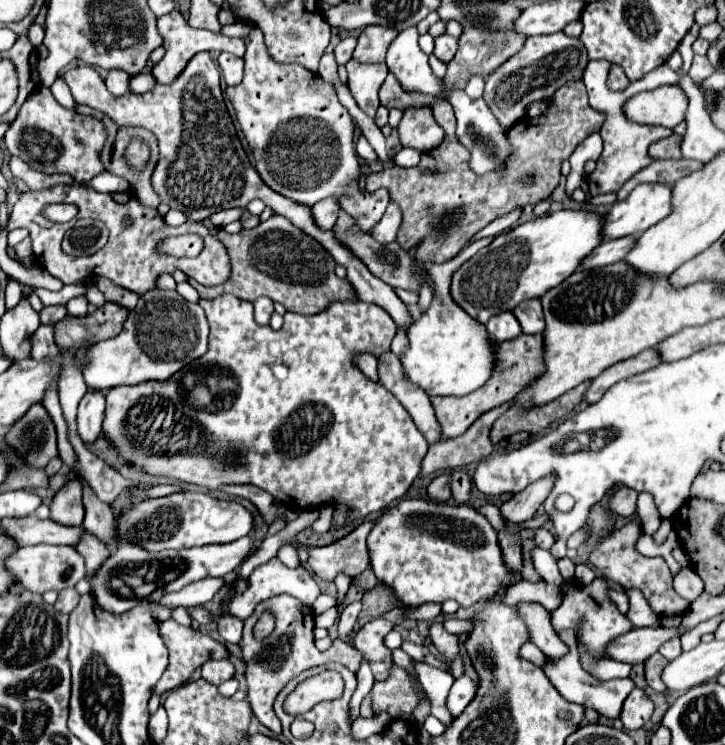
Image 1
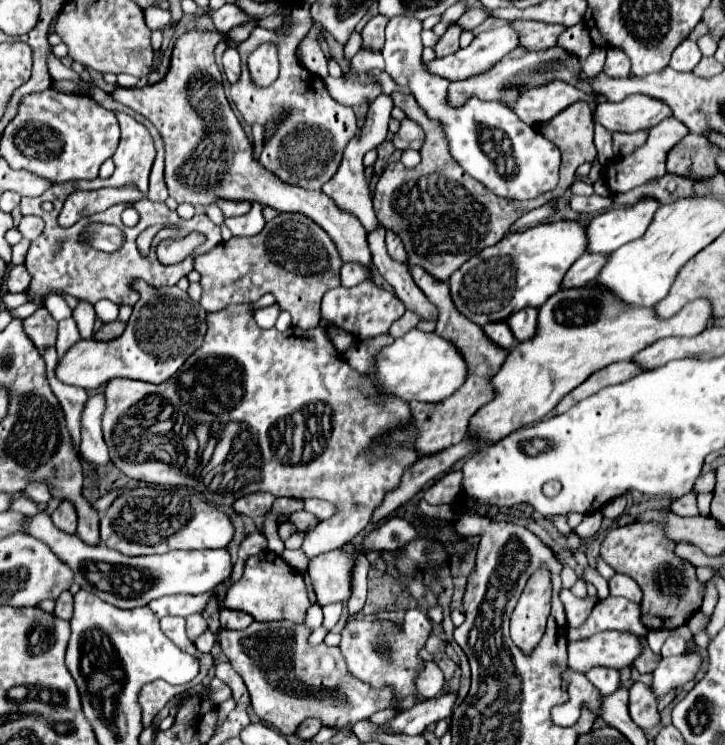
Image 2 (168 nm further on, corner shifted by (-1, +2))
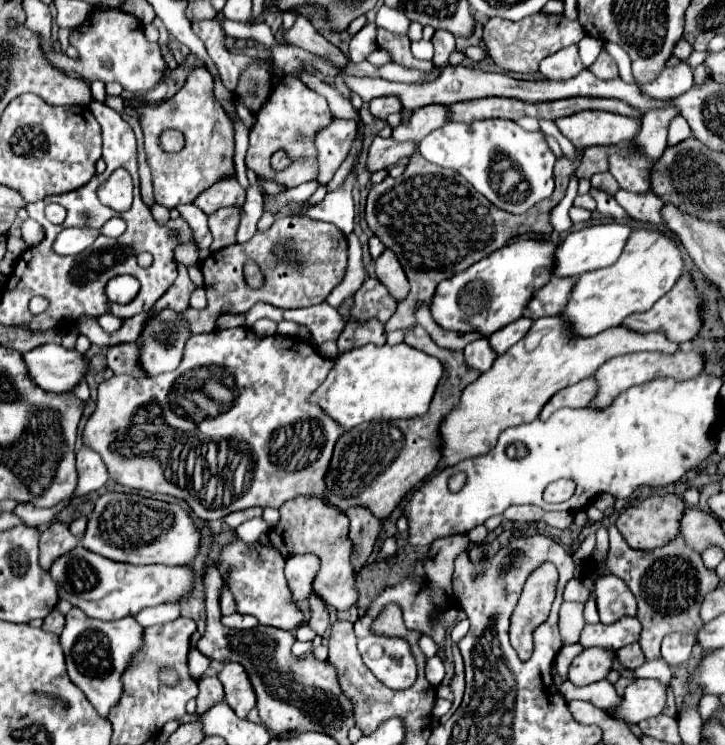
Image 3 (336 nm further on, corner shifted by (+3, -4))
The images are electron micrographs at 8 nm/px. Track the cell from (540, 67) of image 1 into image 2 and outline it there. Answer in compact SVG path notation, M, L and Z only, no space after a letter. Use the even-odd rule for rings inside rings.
M551 47L543 53L529 53L527 49L513 49L511 53L507 53L503 57L503 61L499 61L497 65L493 65L489 71L475 75L469 83L469 87L449 87L447 93L447 101L451 107L461 107L463 101L467 101L469 97L477 97L481 101L515 101L515 95L519 95L519 89L531 89L535 85L545 85L547 81L553 79L561 79L561 81L569 81L571 85L591 93L591 89L587 89L587 85L579 85L579 81L571 81L571 77L575 77L575 73L581 69L579 59L567 55L567 51Z

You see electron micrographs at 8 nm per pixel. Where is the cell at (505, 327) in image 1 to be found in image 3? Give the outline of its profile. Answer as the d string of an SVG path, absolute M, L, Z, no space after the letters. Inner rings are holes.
M479 337L475 341L471 341L467 347L465 347L465 361L469 367L477 369L477 371L487 371L493 361L497 357L497 351L491 347L489 339L487 337Z

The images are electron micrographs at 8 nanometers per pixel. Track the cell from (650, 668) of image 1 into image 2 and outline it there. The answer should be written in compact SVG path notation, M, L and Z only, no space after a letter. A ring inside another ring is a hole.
M641 637L641 645L643 645L643 651L641 651L641 655L633 661L633 667L635 667L639 673L653 673L653 669L657 667L659 661L657 661L655 653L649 649L645 637Z

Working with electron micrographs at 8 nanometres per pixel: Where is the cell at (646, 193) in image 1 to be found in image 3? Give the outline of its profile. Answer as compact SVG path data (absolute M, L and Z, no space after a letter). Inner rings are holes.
M605 223L605 225L591 225L579 231L571 231L567 239L559 245L555 253L555 275L557 277L579 277L581 273L595 271L601 267L609 267L615 263L631 235L631 227L623 223Z

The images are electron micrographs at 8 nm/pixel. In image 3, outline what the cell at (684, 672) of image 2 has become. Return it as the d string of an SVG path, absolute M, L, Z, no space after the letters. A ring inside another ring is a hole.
M635 679L625 689L623 703L609 713L631 723L639 723L643 719L655 717L665 707L667 689L669 687L663 685L659 679Z

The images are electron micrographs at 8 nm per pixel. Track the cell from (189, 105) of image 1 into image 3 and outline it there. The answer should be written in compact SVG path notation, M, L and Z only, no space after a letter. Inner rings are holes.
M205 65L191 67L185 85L171 99L133 107L145 131L145 153L153 171L155 201L159 205L173 209L177 205L193 203L199 193L211 187L211 183L219 183L223 175L235 175L233 123L223 113L223 107L213 95L213 77L209 75ZM167 129L177 129L185 137L185 147L171 155L167 155L163 147L159 147L159 135Z

